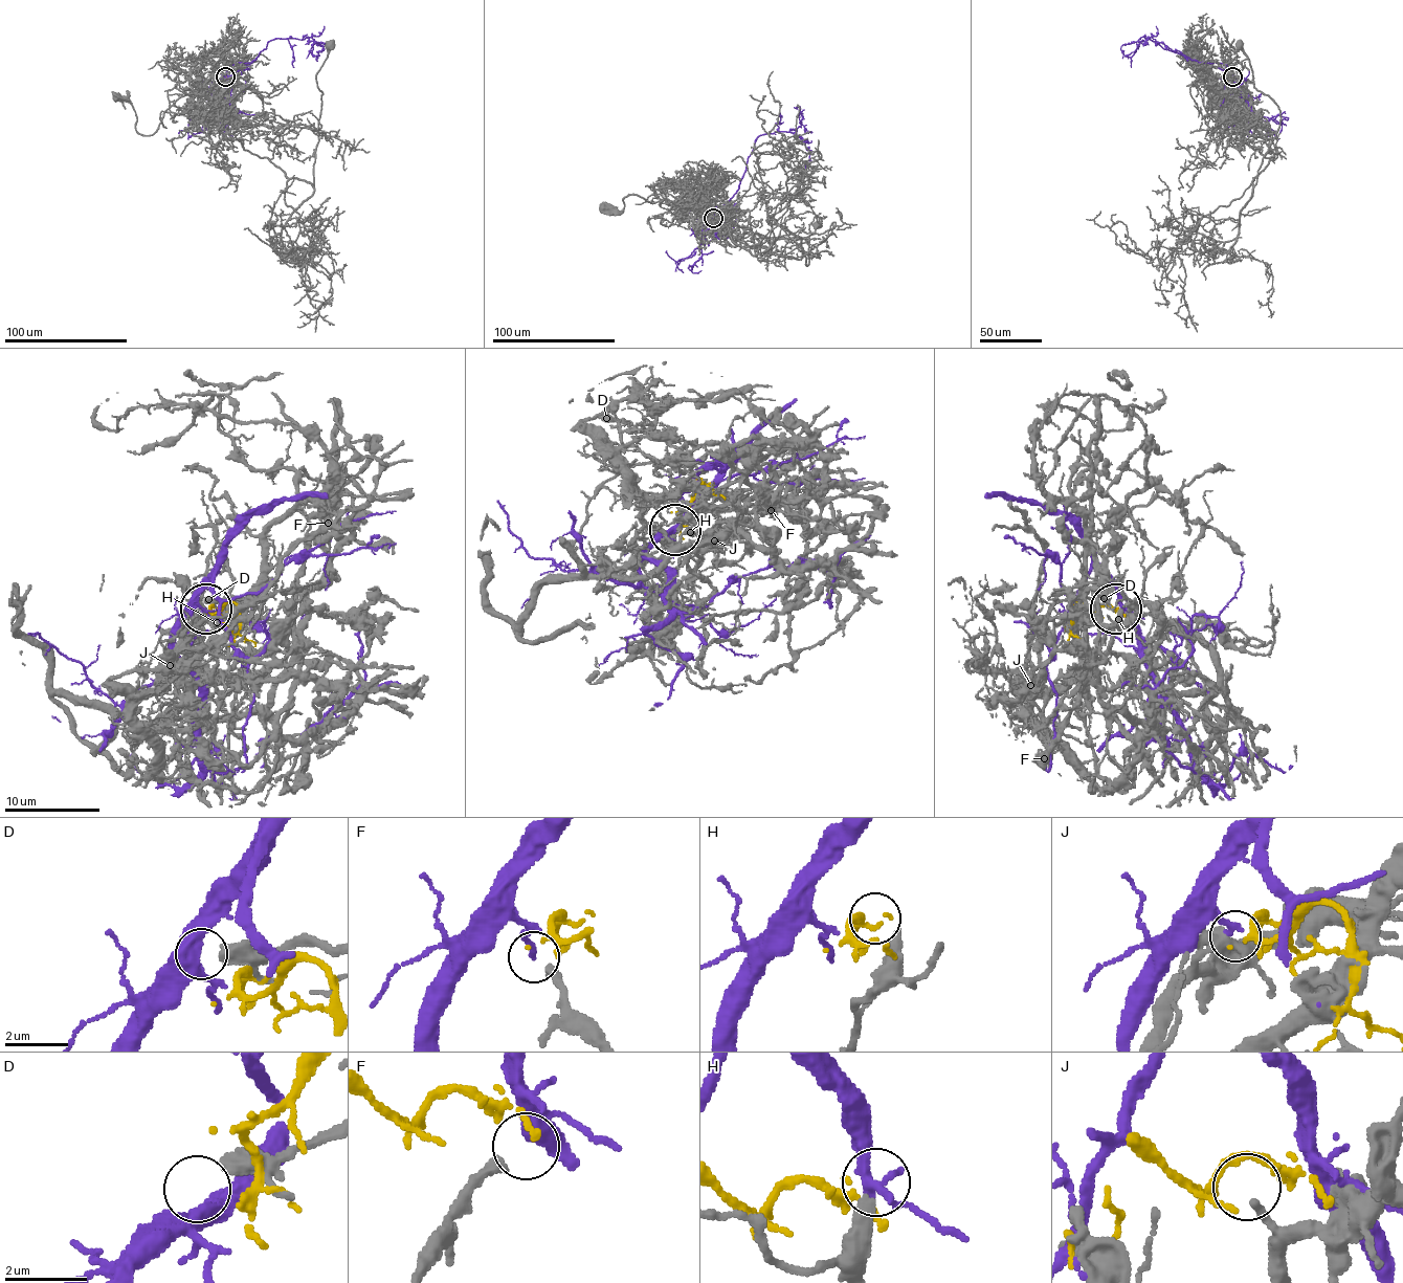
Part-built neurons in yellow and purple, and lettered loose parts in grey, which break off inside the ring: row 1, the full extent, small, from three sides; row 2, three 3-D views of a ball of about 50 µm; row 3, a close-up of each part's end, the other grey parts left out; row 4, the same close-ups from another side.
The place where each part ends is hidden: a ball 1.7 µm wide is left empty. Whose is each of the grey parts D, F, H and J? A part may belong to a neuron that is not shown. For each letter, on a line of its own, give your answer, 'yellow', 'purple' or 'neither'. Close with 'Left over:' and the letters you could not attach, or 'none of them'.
D: neither
F: neither
H: neither
J: neither
Left over: D, F, H, J

